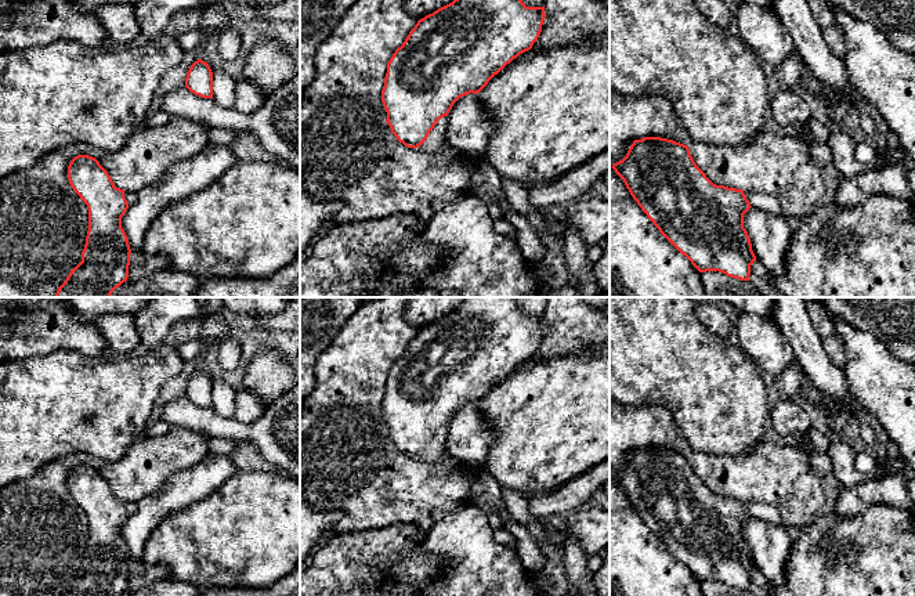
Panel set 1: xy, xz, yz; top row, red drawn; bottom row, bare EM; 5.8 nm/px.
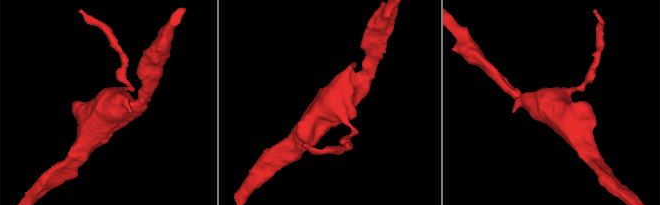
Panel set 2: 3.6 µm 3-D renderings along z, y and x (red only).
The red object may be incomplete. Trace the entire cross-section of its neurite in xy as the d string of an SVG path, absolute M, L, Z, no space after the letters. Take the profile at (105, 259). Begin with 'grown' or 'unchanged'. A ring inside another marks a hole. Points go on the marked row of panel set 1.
grown; M88 155L70 160L68 180L87 205L88 231L82 261L54 297L111 297L129 278L131 249L122 217L137 202L137 189L116 188L108 171Z

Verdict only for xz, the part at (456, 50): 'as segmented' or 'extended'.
extended

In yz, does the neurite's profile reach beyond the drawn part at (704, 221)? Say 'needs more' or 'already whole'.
needs more

